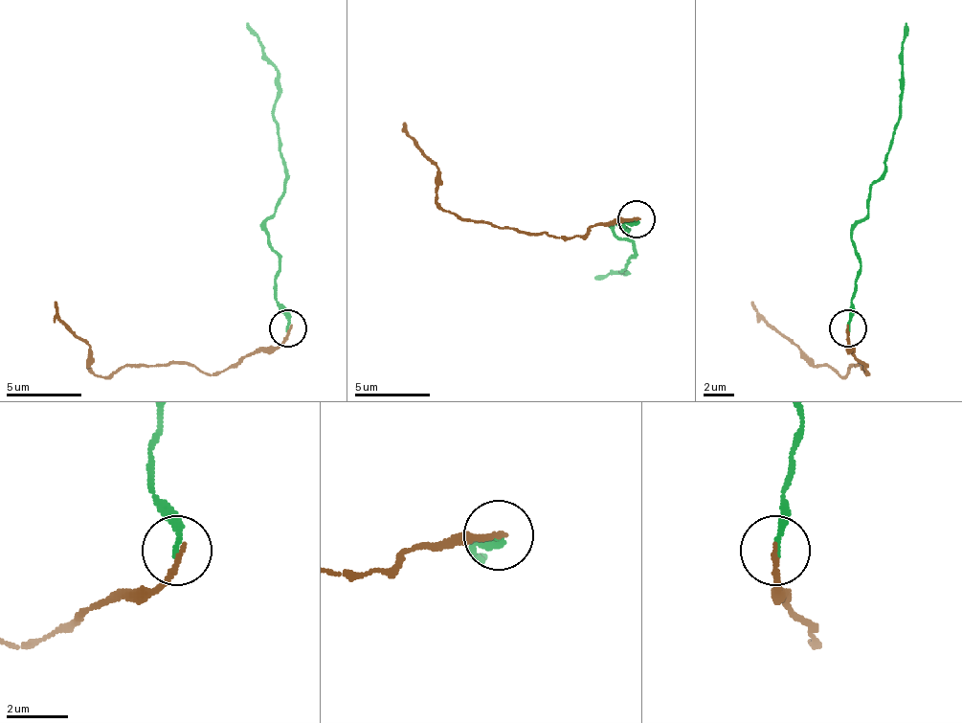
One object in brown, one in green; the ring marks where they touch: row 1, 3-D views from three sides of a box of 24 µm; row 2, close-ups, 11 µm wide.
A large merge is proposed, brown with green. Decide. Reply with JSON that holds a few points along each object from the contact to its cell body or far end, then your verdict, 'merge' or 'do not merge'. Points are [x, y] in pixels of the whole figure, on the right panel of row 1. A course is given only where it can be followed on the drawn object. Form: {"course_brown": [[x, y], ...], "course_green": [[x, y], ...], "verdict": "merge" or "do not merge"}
{"course_brown": [[848, 327], [848, 346], [867, 372], [852, 365], [840, 376], [795, 346], [762, 316], [750, 301]], "course_green": [[848, 327], [860, 252], [852, 229], [867, 214], [871, 184], [886, 169], [897, 120], [905, 22]], "verdict": "do not merge"}

